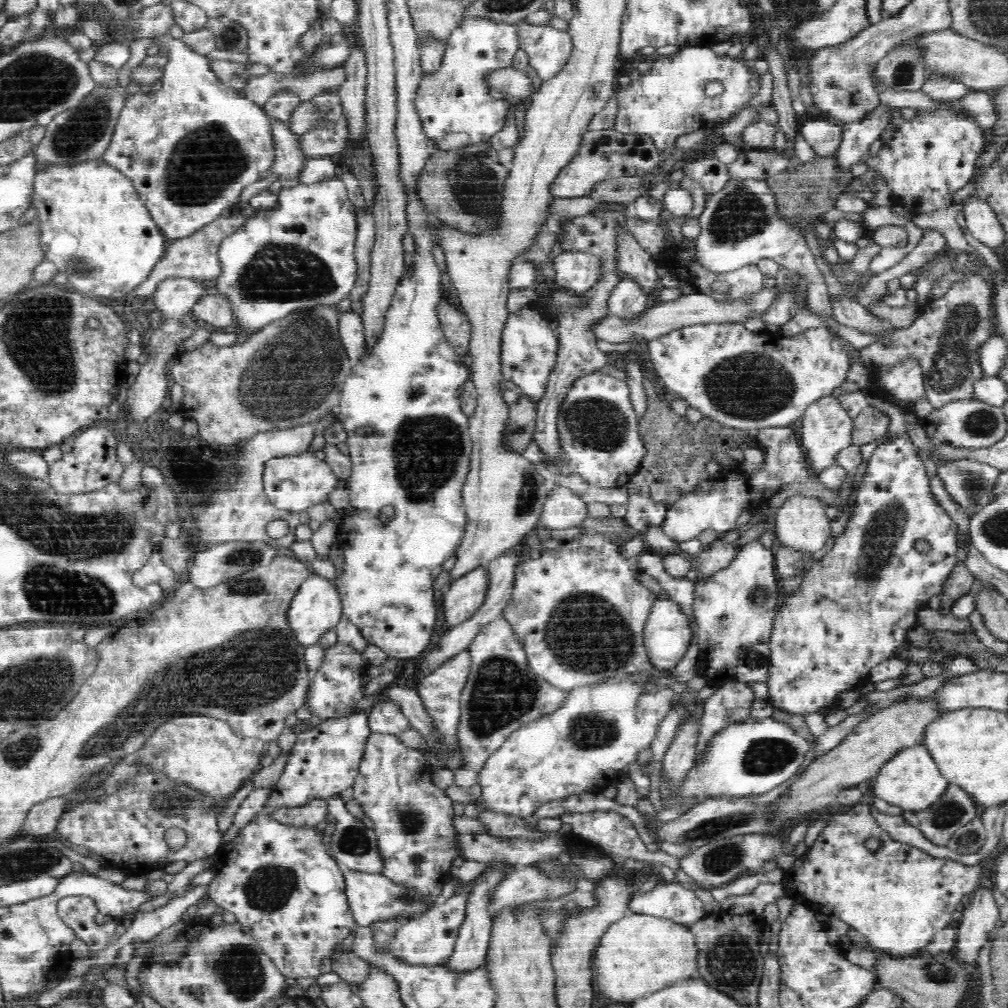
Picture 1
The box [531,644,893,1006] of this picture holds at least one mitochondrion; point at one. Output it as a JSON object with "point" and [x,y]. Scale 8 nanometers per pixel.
{"point":[731,962]}

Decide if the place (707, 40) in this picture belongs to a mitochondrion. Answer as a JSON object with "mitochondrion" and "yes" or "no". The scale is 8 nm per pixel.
{"mitochondrion":"no"}

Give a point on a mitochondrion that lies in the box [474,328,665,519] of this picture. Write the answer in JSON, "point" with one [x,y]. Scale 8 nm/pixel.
{"point":[598,423]}

